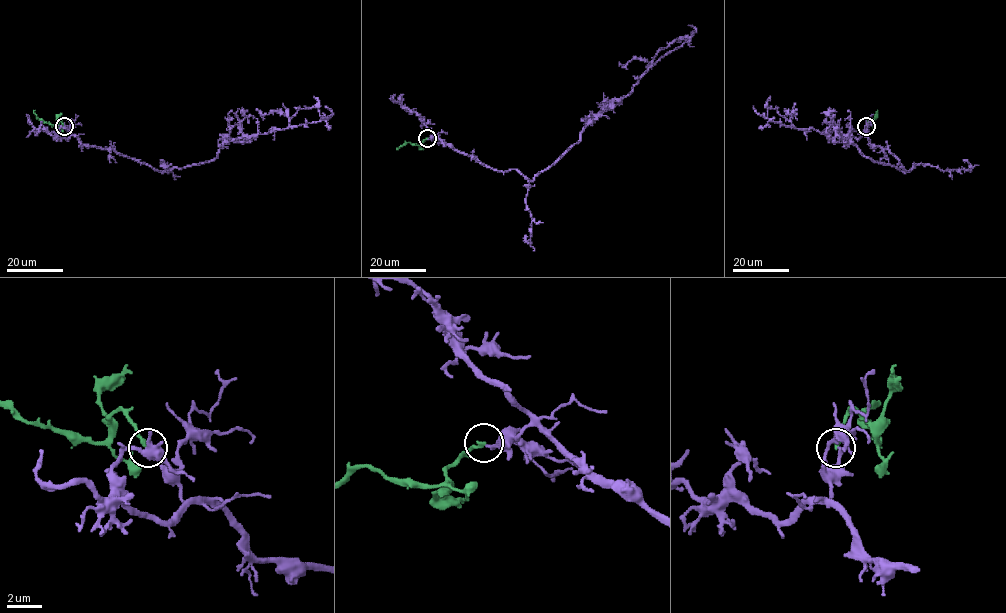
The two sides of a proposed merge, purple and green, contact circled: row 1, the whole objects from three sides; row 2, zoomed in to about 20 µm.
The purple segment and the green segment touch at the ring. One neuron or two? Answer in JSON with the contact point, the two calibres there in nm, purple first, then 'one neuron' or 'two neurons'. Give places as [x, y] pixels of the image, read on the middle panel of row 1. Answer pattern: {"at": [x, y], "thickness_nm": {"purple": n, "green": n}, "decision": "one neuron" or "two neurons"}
{"at": [427, 138], "thickness_nm": {"purple": 200, "green": 240}, "decision": "two neurons"}

